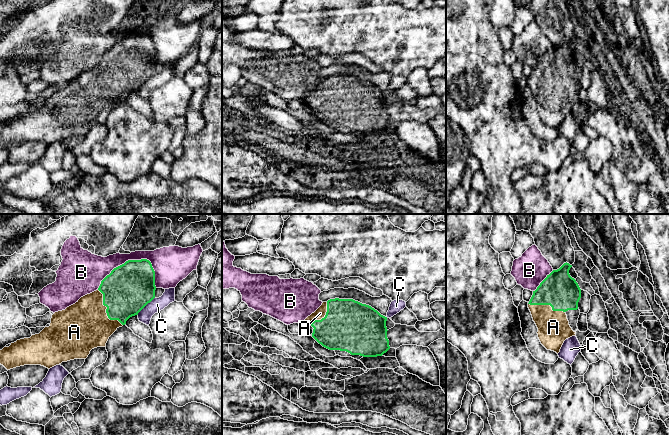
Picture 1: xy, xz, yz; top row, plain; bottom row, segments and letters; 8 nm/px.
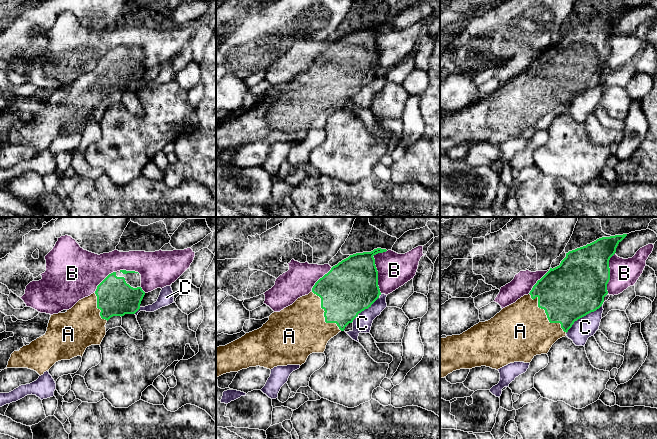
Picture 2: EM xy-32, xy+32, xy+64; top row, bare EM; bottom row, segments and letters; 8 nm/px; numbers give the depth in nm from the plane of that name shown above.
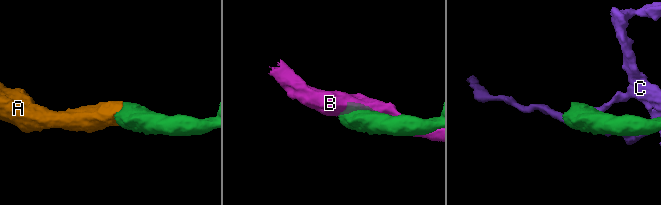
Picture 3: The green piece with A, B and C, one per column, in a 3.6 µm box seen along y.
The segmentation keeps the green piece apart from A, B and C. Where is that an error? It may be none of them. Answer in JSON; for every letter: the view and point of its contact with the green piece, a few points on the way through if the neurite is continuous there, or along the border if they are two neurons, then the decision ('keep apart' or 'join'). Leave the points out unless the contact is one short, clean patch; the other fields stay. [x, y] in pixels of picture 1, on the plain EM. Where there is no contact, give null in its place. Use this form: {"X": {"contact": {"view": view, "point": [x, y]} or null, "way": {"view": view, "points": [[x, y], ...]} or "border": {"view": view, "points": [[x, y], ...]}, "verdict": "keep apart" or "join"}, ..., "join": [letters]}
{"A": {"contact": {"view": "xy", "point": [106, 86]}, "way": {"view": "xy", "points": [[128, 64], [106, 86], [83, 102]]}, "verdict": "join"}, "B": {"contact": {"view": "xy", "point": [126, 37]}, "verdict": "keep apart"}, "C": {"contact": {"view": "xy", "point": [145, 81]}, "verdict": "keep apart"}, "join": ["A"]}

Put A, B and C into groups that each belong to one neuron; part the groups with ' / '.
A / B / C

